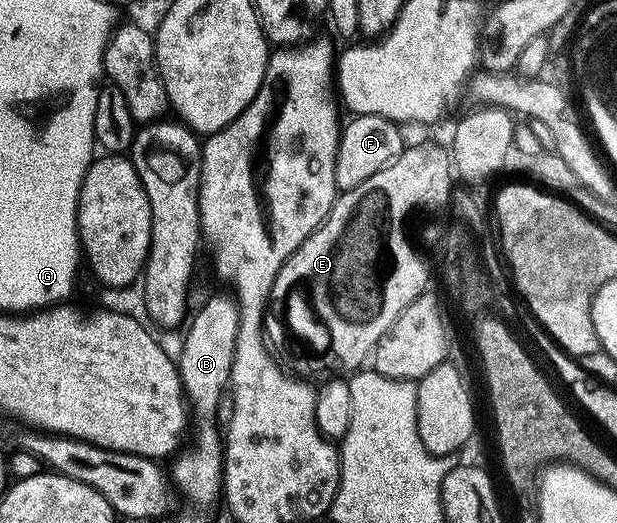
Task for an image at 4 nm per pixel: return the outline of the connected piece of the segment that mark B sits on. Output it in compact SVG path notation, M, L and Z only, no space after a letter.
M214 297L191 318L189 331L184 341L182 357L178 359L182 386L192 408L192 415L202 424L198 427L198 447L187 446L173 460L172 483L182 490L198 507L210 507L224 495L224 439L218 435L214 422L228 391L231 369L234 364L236 341L239 339L240 305L234 298Z

